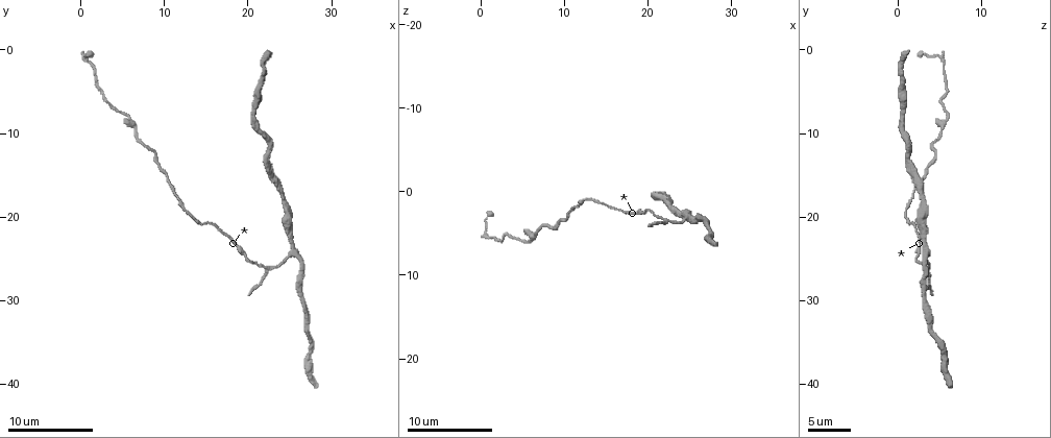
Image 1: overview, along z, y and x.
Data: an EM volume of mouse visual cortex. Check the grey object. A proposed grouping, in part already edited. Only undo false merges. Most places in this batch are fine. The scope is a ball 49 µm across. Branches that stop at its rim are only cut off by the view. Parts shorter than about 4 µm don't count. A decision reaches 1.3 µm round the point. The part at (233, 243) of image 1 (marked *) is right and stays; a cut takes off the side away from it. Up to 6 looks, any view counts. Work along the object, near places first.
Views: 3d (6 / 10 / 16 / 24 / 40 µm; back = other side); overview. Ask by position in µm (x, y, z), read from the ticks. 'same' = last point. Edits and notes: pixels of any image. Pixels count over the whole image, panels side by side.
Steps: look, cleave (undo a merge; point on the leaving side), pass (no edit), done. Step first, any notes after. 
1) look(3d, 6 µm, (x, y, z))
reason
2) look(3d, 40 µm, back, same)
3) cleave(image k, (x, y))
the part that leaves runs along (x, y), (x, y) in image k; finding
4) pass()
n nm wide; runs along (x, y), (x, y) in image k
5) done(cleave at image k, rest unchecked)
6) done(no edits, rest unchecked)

look(3d, 10 µm, (25.2, 23.8, 3.2))
side arm on a straight run

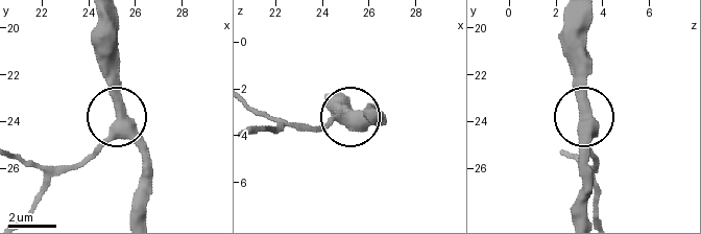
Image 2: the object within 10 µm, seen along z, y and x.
pass()
side arm 17 µm; continuous, no second neuron

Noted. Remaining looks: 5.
look(3d, 16 µm, (8.8, 12.2, 4.6))
a narrow waist

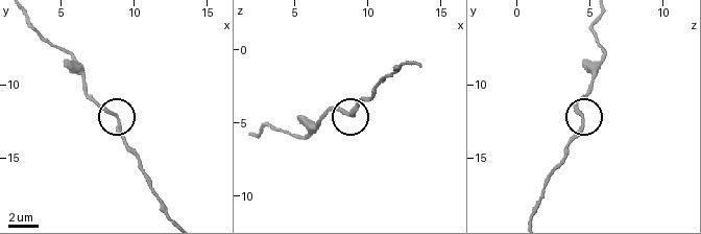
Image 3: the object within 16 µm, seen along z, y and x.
look(3d, 6 µm, (8.8, 12.4, 4.4))
closer look

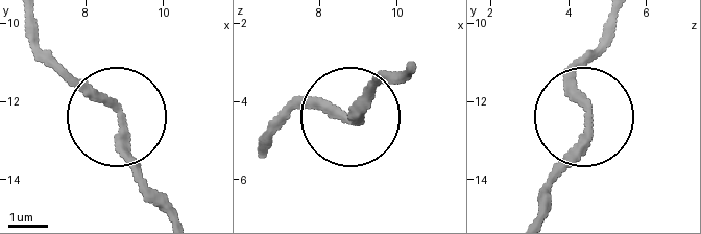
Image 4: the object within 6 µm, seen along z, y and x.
pass()
runs along (538, 207), (582, 137), (578, 61) in image 4; one neuron here

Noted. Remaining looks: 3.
look(3d, 6 µm, (5.8, 8.2, 5.8))
calibre changes

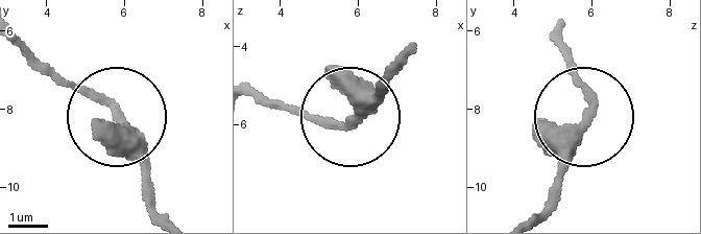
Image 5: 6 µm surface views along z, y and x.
look(3d, 6 µm, back, (5.75, 8.05, 6.00))

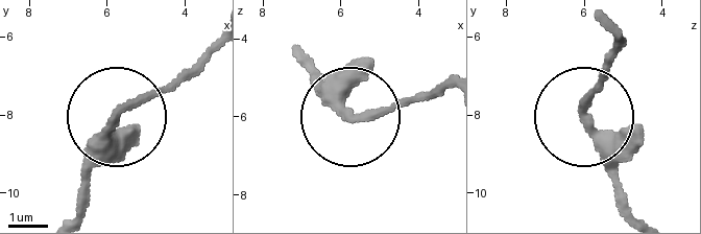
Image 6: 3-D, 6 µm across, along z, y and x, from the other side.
pass()
runs along (78, 207), (101, 137), (197, 61) in image 6; continuous, no second neuron

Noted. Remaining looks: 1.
done(no edits, rest unchecked)

